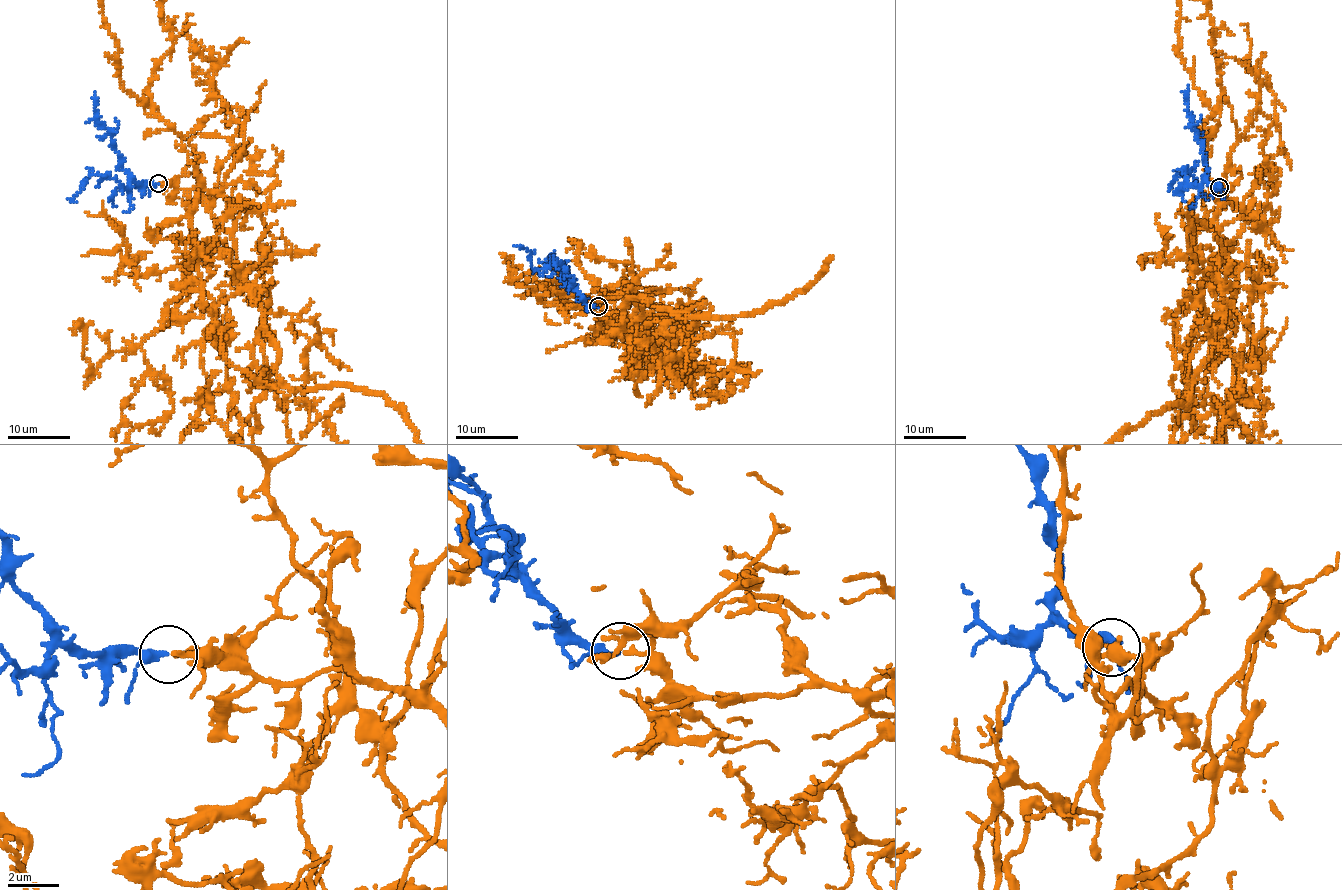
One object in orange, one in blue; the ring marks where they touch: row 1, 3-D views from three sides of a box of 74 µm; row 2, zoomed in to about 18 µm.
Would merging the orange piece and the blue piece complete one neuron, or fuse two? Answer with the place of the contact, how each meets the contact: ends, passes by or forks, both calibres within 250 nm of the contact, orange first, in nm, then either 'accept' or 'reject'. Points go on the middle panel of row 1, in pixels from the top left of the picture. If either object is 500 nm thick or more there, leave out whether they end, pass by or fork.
at (598, 306); orange ends there; blue passes by; 190 nm thick on the orange side, 190 nm on the other; accept

